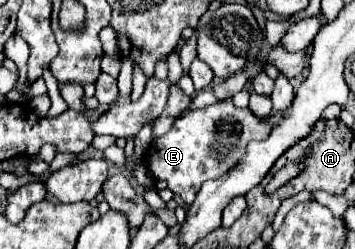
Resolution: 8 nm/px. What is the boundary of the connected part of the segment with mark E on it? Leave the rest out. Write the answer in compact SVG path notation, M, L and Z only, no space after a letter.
M219 101L205 109L189 111L177 119L165 135L153 139L145 161L155 179L167 181L169 189L177 193L187 205L191 205L203 181L223 177L223 173L227 173L227 169L231 169L231 165L243 157L247 143L255 139L267 139L271 125L275 125L279 117L283 117L283 113L257 117L249 107L235 107L233 101Z

